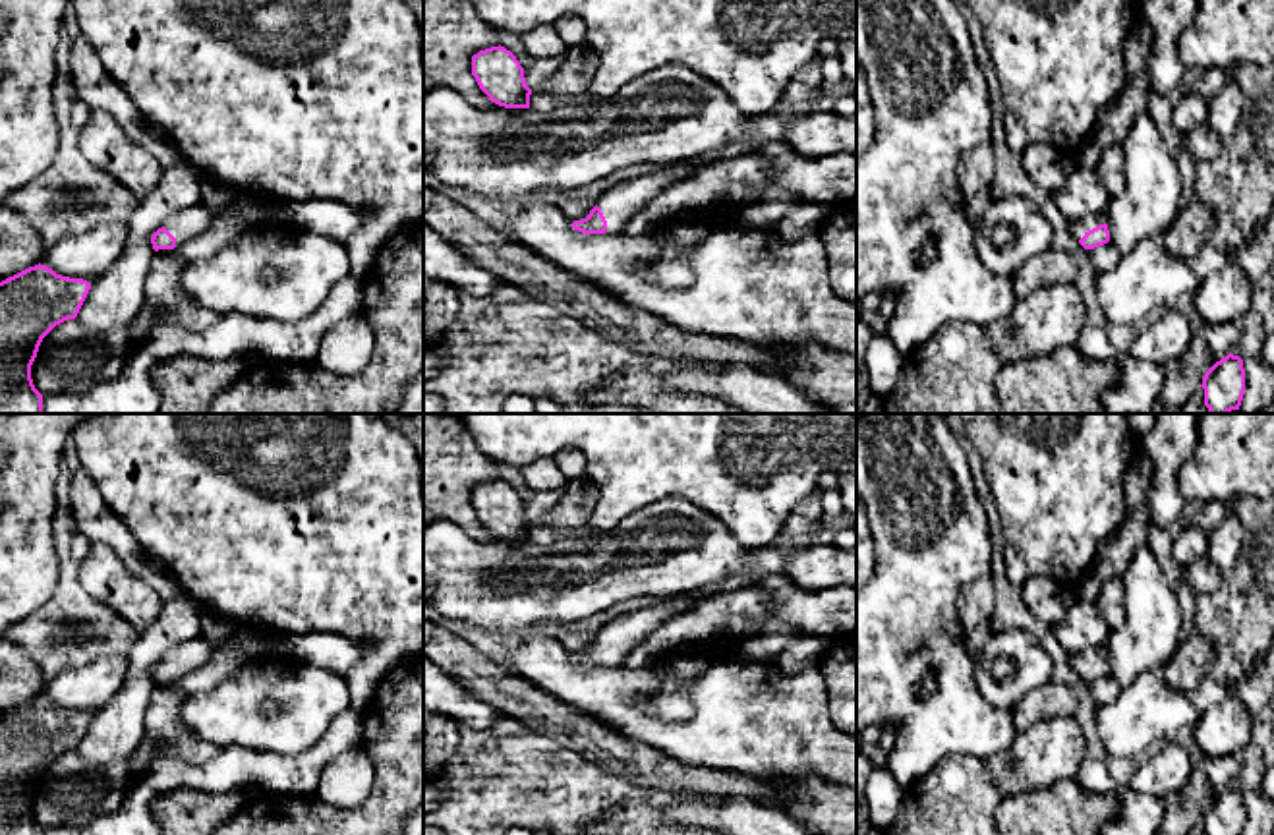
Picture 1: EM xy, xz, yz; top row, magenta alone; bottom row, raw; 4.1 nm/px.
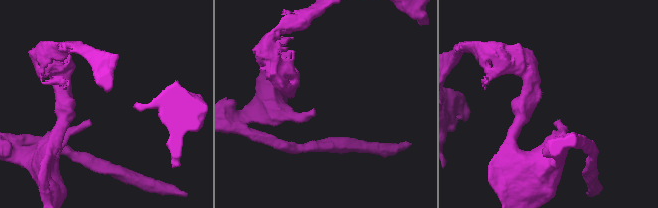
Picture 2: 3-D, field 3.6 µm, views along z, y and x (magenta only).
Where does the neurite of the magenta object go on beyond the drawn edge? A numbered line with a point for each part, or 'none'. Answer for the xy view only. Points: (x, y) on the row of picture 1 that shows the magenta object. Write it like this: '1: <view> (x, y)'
1: xy (190, 223)

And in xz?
1: xz (619, 203)

